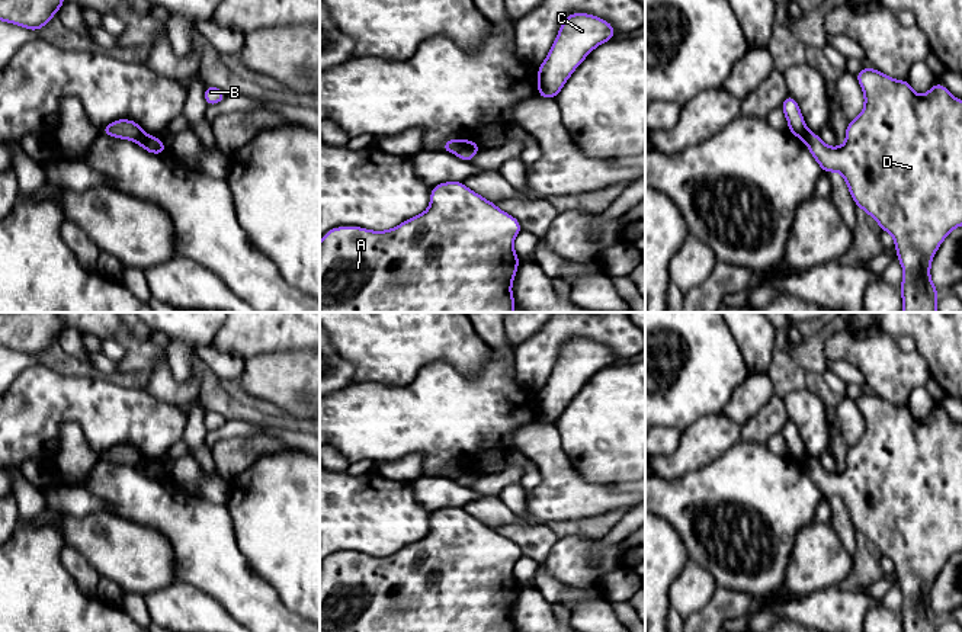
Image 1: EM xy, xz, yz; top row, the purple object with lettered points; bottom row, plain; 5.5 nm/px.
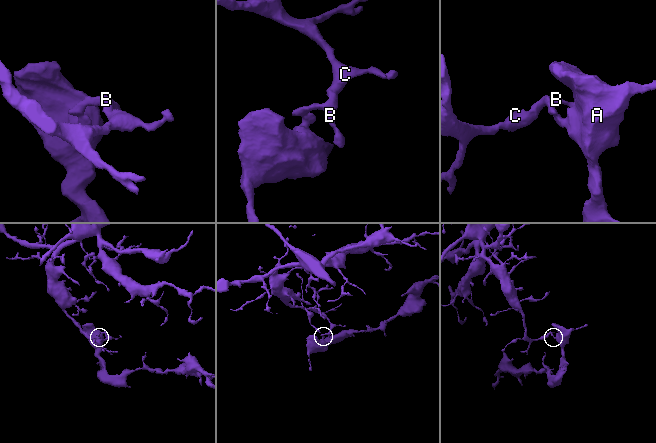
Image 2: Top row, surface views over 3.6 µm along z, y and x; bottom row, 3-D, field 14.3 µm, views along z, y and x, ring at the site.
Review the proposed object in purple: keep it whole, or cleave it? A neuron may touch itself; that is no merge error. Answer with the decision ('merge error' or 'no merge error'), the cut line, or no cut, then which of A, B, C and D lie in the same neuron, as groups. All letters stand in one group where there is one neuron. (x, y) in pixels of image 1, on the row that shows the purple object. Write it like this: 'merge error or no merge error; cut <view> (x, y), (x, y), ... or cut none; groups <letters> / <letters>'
merge error; cut xz (473, 143), (457, 154); groups A D / B C

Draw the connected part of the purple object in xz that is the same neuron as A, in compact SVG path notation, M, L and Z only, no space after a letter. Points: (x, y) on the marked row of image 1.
M464 182L432 187L430 206L388 231L360 227L328 230L320 241L320 312L514 312L513 277L520 259L513 240L520 222Z

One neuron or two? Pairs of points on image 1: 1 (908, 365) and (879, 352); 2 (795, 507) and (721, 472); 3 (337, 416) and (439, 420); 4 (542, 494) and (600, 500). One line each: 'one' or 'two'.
1: one
2: one
3: one
4: one

